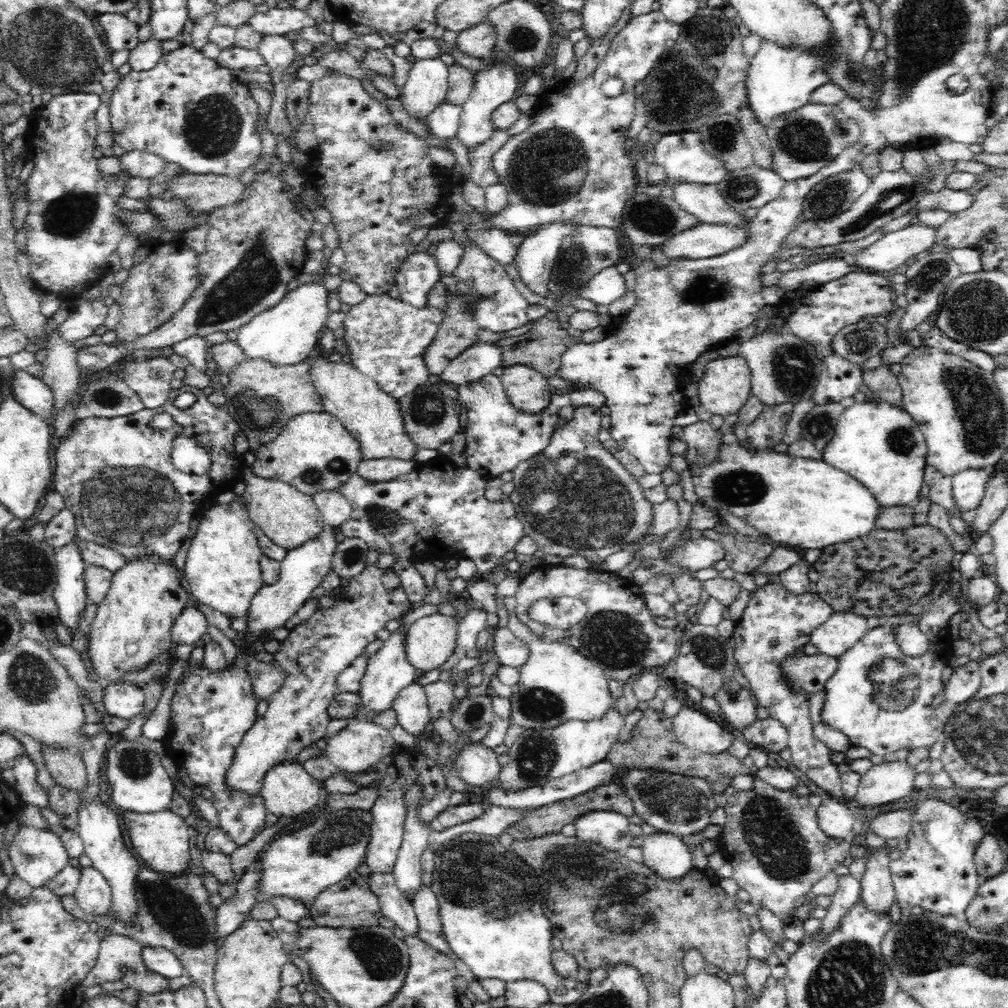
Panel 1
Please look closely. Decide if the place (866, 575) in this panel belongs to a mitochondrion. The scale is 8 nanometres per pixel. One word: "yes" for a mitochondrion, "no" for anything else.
no

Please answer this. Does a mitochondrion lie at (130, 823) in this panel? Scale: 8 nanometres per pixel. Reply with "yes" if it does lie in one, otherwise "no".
no

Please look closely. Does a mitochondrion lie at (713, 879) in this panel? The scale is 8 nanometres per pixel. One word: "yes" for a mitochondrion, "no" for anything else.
no

